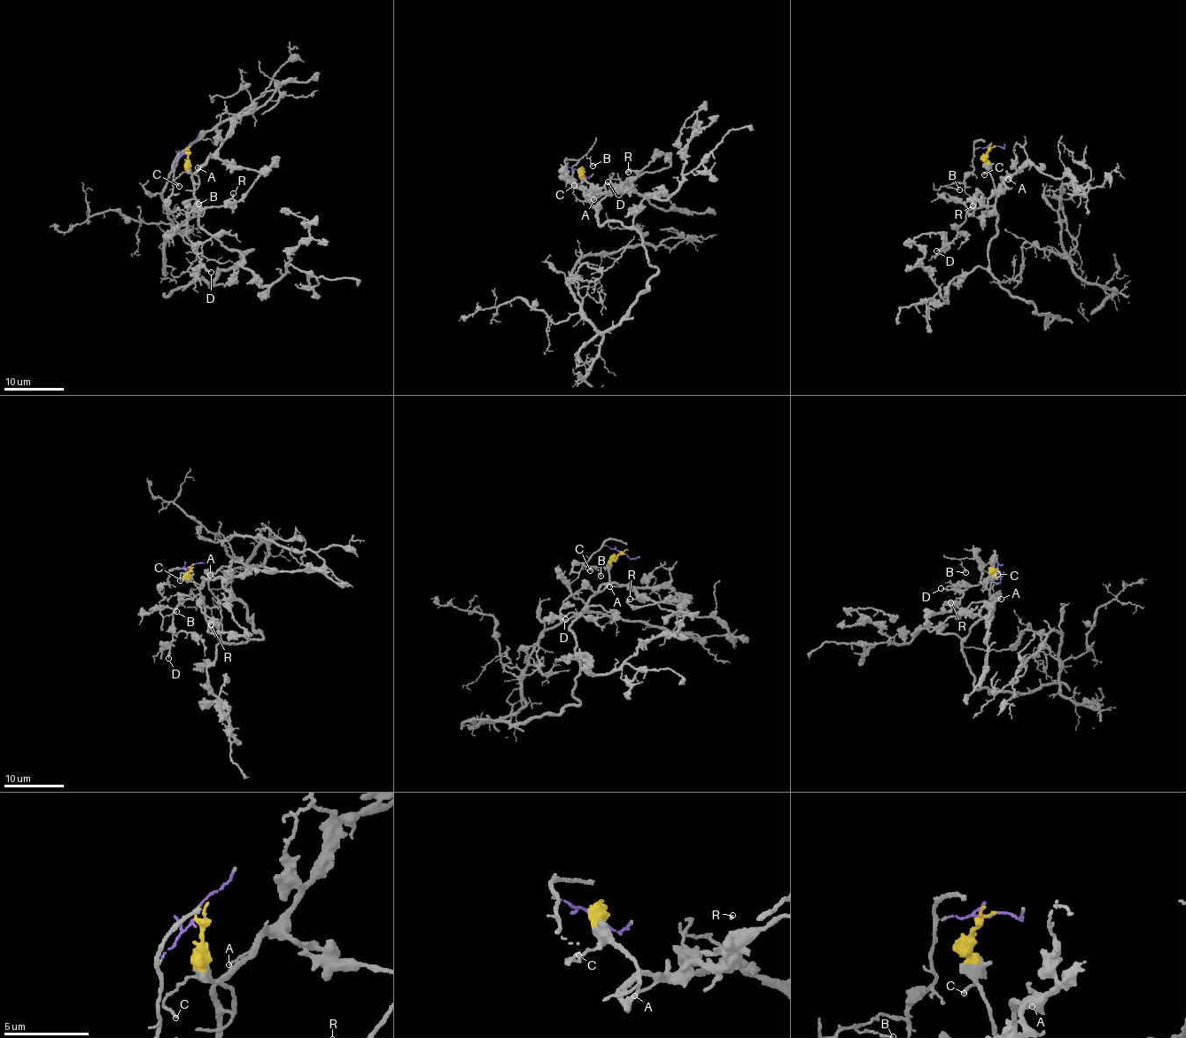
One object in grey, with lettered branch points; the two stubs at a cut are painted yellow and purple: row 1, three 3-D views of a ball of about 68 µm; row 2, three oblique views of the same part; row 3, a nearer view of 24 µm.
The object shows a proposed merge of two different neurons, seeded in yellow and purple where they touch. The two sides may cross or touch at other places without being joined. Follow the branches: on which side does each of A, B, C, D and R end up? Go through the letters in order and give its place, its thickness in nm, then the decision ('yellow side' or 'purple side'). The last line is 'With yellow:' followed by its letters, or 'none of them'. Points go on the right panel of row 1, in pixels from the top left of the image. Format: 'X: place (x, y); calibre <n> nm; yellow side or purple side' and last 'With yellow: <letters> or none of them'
A: place (1008, 179); calibre 130 nm; yellow side
B: place (959, 189); calibre 130 nm; purple side
C: place (984, 174); calibre 170 nm; yellow side
D: place (936, 251); calibre 160 nm; yellow side
R: place (972, 205); calibre 200 nm; yellow side
With yellow: A, C, D, R

